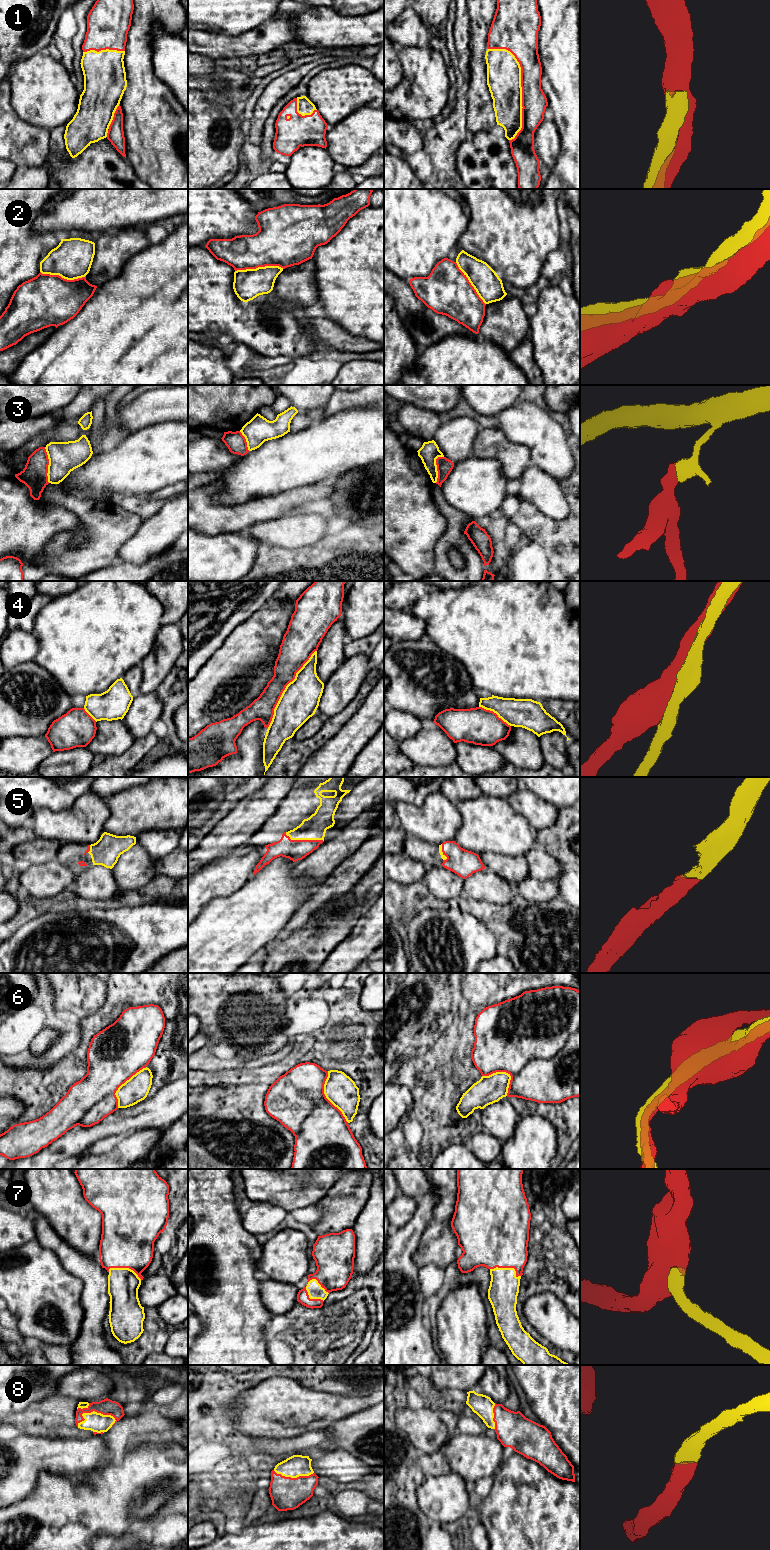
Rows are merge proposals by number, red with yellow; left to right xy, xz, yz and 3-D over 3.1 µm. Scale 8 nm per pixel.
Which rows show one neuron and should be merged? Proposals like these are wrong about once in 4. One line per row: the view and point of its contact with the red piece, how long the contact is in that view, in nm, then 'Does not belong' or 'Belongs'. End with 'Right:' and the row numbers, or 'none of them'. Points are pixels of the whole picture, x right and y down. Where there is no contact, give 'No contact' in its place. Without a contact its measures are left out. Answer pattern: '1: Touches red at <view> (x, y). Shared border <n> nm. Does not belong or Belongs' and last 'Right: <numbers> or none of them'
1: Touches red at yz (521, 86). Shared border 750 nm. Belongs
2: Touches red at xz (259, 266). Shared border 400 nm. Belongs
3: Touches red at xy (48, 464). Shared border 300 nm. Does not belong
4: Touches red at xz (284, 689). Shared border 750 nm. Belongs
5: Touches red at xz (304, 840). Shared border 320 nm. Belongs
6: Touches red at xz (325, 1097). Shared border 440 nm. Belongs
7: Touches red at xz (308, 1295). Shared border 220 nm. Belongs
8: Touches red at xy (92, 1411). Shared border 320 nm. Belongs
Right: 1, 2, 4, 5, 6, 7, 8

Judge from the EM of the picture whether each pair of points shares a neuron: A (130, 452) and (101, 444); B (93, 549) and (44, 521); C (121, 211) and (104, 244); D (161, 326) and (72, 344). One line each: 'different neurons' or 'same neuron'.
A: different neurons
B: different neurons
C: different neurons
D: same neuron

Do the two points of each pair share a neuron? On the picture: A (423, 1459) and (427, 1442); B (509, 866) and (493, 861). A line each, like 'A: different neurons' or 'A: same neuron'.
A: different neurons
B: same neuron

